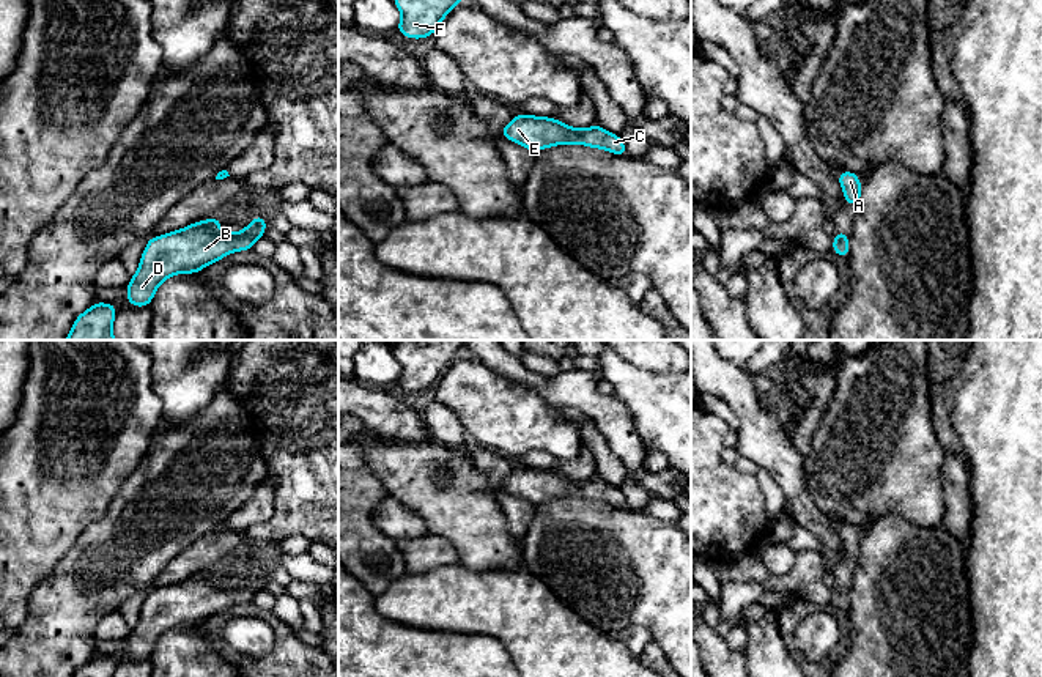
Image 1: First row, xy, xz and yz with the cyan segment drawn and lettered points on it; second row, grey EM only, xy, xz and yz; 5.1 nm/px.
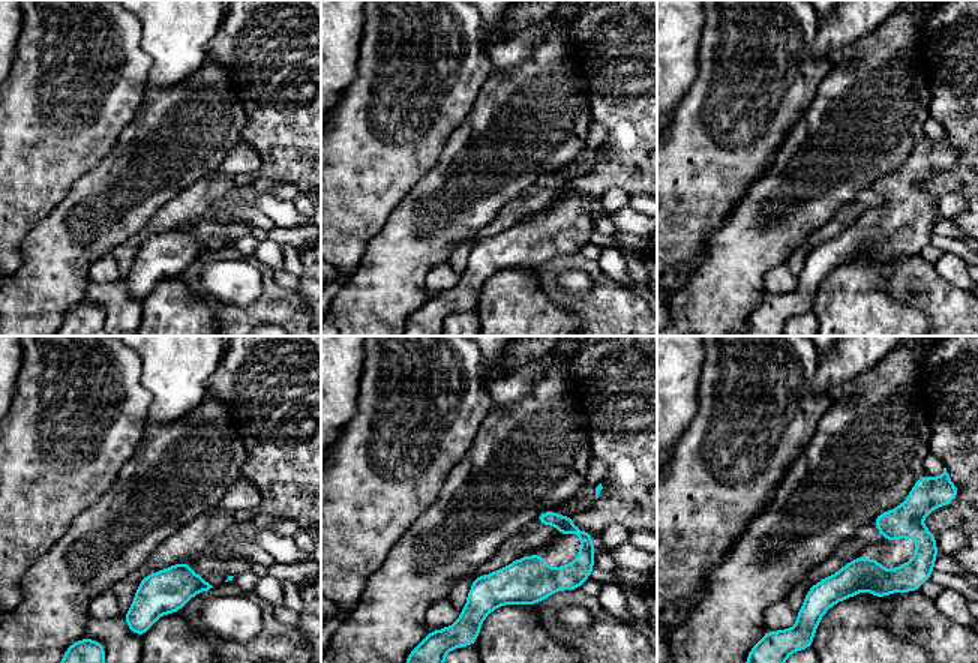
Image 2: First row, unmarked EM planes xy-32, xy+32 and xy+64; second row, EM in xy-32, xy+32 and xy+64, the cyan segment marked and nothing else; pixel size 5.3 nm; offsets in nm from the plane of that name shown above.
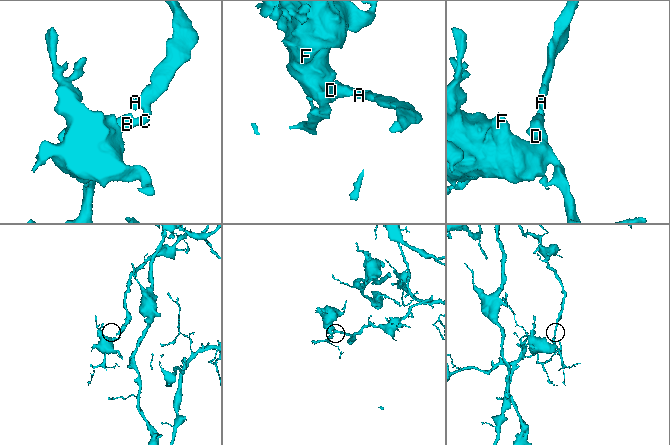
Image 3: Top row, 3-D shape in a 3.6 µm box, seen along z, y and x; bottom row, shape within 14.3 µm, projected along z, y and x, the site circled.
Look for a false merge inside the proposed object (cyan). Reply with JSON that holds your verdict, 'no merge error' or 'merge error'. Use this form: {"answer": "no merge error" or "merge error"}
{"answer": "no merge error"}

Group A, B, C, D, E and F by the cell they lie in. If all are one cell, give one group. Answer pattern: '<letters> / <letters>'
A B C D E F

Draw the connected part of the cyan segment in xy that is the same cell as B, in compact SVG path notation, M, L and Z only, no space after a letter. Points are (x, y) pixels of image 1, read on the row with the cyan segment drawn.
M255 214L239 233L220 231L220 224L216 216L150 236L139 269L126 287L126 301L132 307L150 307L164 280L176 274L197 274L231 252L252 250L255 241L266 236L268 220L261 214Z

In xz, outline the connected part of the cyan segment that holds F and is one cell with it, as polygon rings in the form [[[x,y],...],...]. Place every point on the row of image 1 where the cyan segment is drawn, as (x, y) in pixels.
[[[392,0],[401,13],[397,33],[423,39],[436,33],[445,16],[464,0]]]

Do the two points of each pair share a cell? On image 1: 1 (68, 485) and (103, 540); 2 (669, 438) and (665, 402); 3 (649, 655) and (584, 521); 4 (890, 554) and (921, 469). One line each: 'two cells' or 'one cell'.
1: two cells
2: one cell
3: two cells
4: two cells

